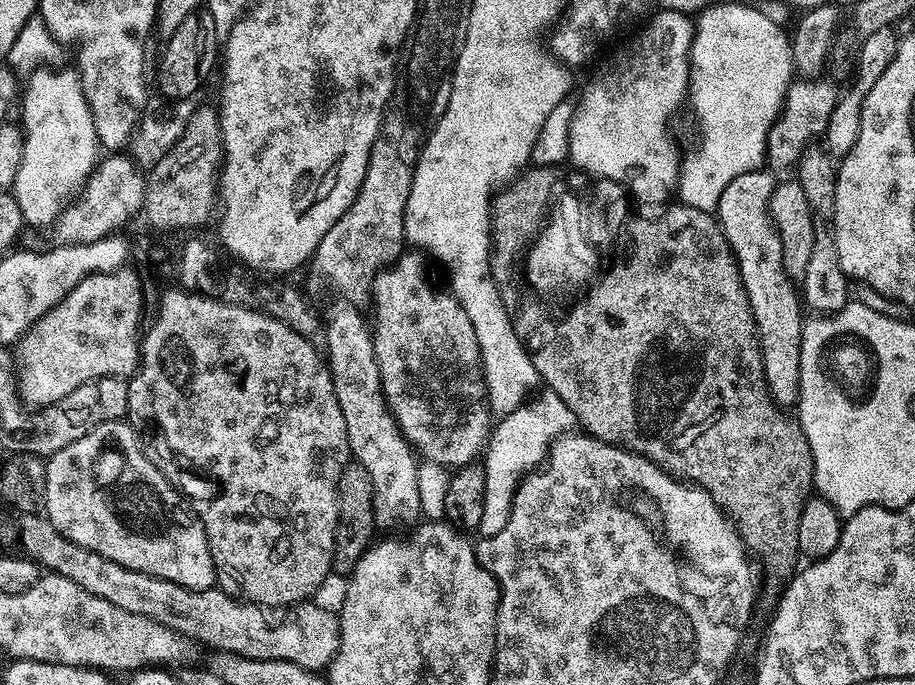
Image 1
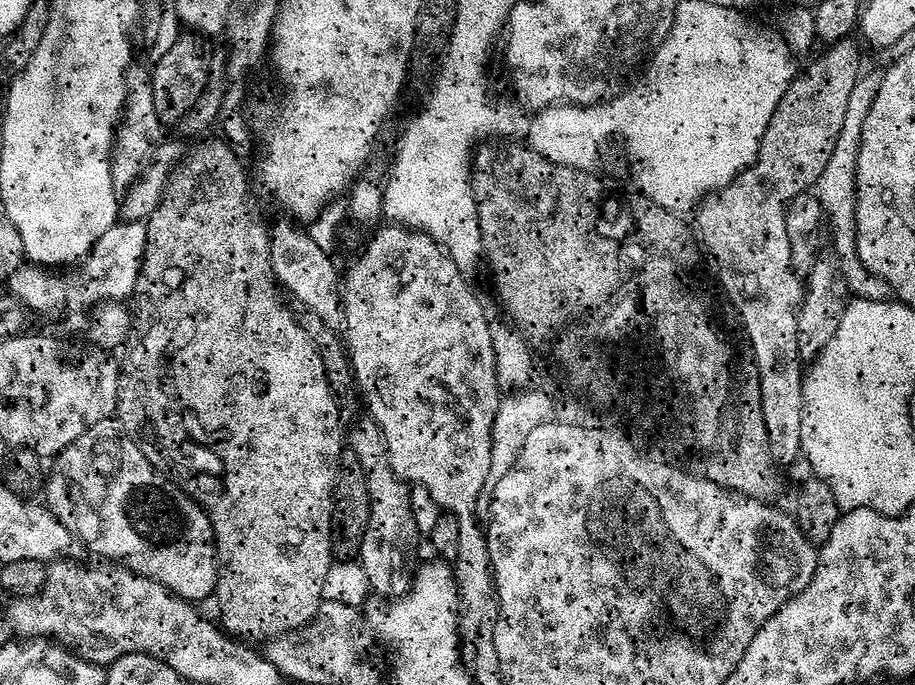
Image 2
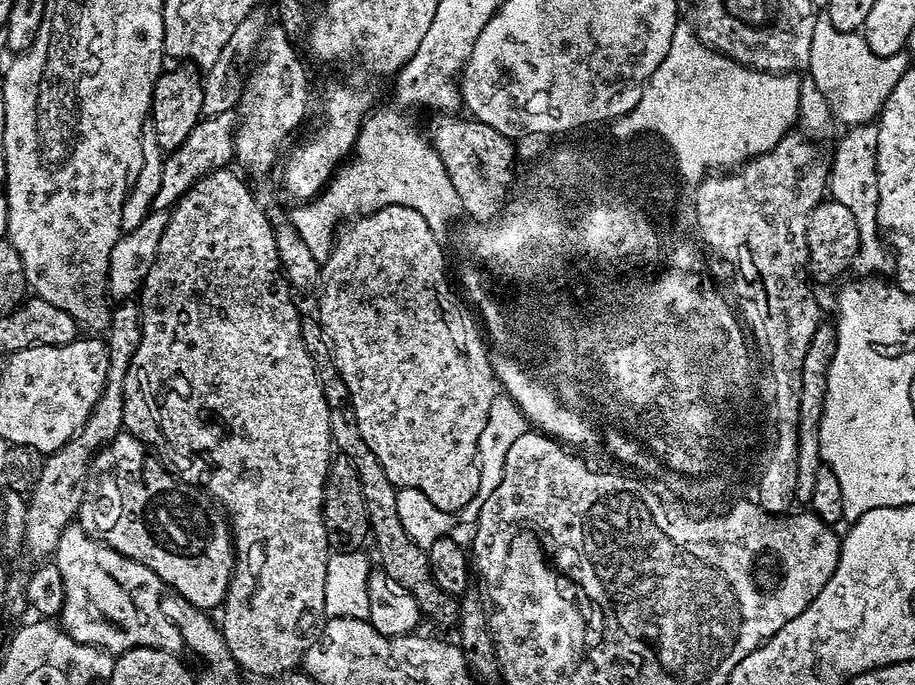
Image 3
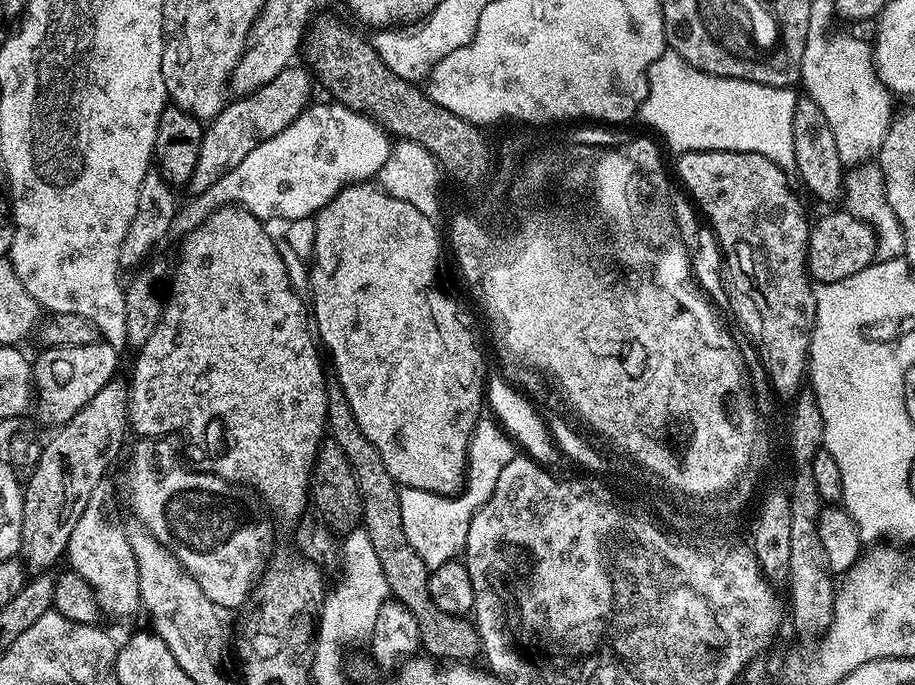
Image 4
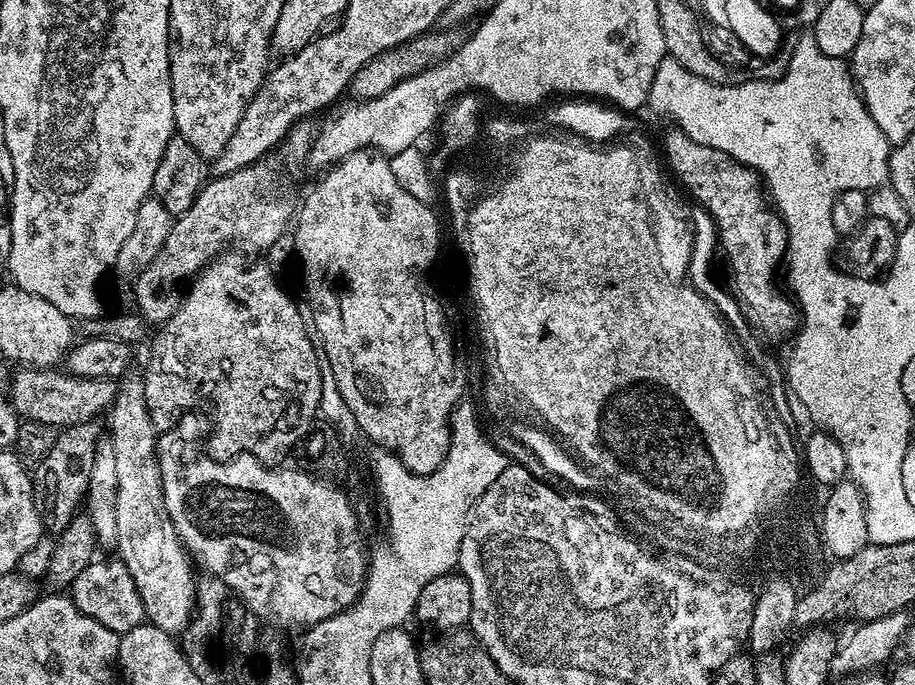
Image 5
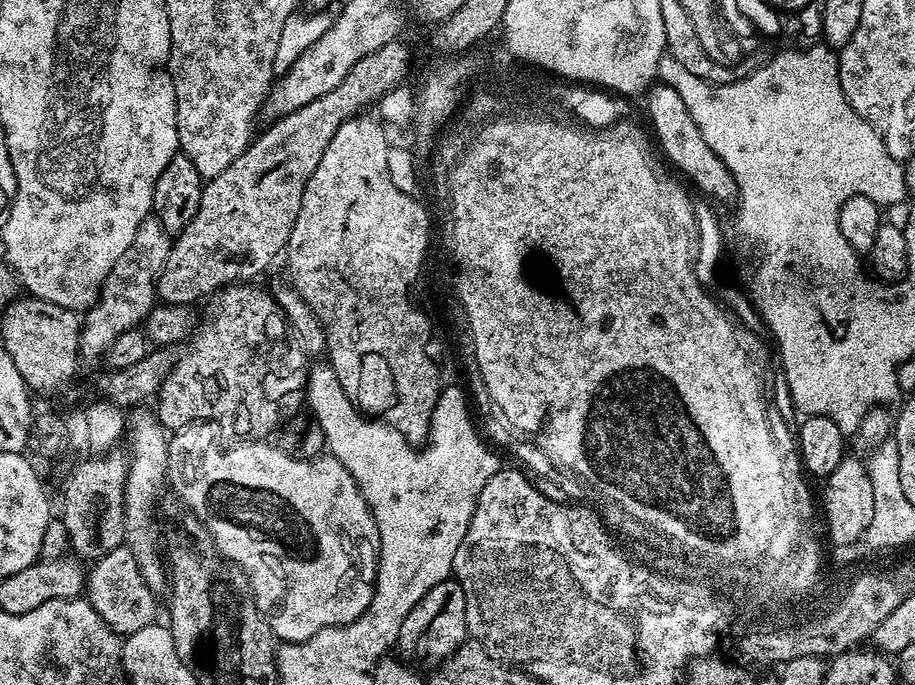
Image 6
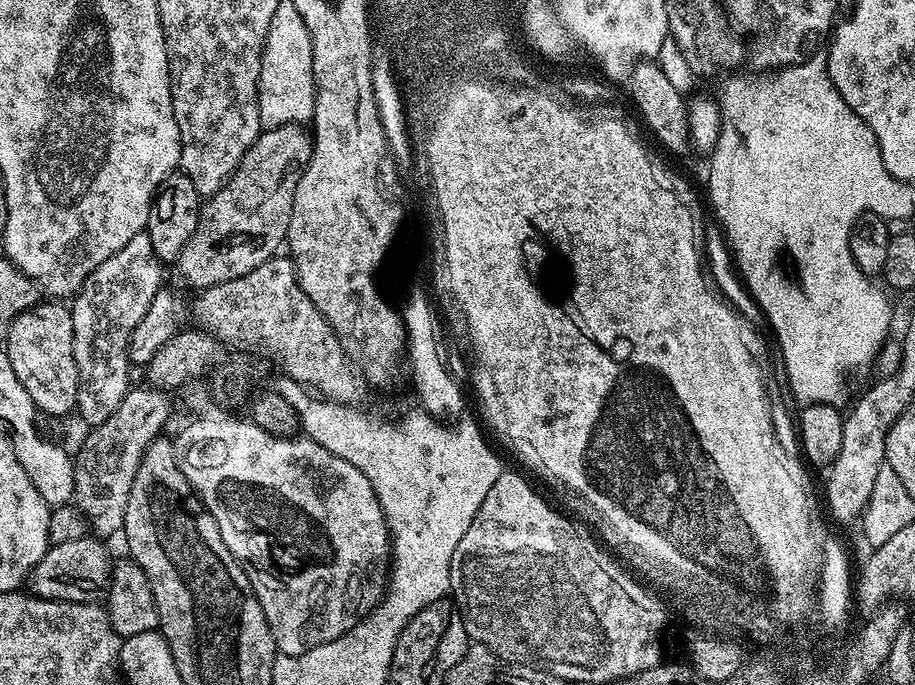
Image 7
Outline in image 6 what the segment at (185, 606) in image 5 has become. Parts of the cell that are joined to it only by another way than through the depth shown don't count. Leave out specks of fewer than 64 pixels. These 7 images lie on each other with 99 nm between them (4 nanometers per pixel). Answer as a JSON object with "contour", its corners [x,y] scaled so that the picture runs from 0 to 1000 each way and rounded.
{"contour":[[[149,593],[138,607],[138,644],[140,642],[140,696],[136,717],[136,787],[145,806],[146,819],[154,832],[158,853],[169,867],[181,858],[181,818],[177,810],[177,782],[170,778],[170,762],[166,746],[175,727],[175,717],[181,712],[183,651],[181,626],[162,593]]]}

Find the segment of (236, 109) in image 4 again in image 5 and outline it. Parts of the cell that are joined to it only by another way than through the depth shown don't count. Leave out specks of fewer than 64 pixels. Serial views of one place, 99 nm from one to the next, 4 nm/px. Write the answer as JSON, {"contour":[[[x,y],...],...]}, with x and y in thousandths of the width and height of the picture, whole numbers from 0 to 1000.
{"contour":[[[374,29],[370,31],[367,42],[357,50],[353,48],[342,57],[330,73],[320,82],[311,83],[302,99],[301,96],[290,109],[290,117],[279,134],[278,143],[273,146],[266,161],[264,172],[257,185],[256,196],[247,207],[246,218],[236,228],[230,239],[230,251],[234,260],[246,258],[247,254],[258,253],[271,241],[294,226],[314,199],[316,188],[329,175],[336,174],[337,168],[354,159],[361,153],[375,133],[384,124],[387,108],[396,99],[389,93],[389,67],[385,61],[385,53],[378,53],[376,47],[385,47]]]}

